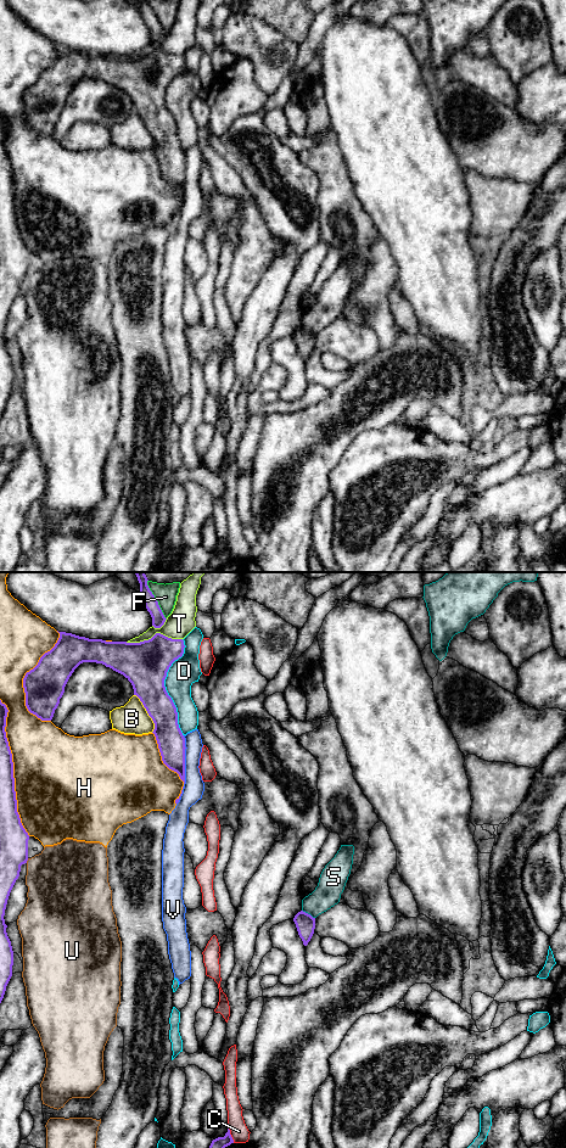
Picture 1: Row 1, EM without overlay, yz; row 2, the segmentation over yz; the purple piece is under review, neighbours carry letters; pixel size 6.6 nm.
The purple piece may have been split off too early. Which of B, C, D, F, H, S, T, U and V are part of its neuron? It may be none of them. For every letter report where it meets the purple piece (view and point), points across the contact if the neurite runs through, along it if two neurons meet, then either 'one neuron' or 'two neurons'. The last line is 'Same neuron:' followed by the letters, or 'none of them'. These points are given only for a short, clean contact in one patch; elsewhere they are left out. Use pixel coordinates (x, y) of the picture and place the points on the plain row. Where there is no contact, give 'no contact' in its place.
B: yz (147, 128) | two neurons
C: yz (229, 549) | two neurons
D: yz (164, 102) | two neurons
F: yz (157, 17) | two neurons
H: yz (12, 183) | two neurons
S: yz (307, 329) | along yz (302, 325), (314, 334) | two neurons
T: yz (155, 50) | two neurons
U: yz (27, 275) | two neurons
V: yz (184, 175) | two neurons
Same neuron: none of them

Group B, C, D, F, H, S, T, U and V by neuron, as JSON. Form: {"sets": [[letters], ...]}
{"sets": [["B"], ["C"], ["D"], ["F"], ["H", "T"], ["S"], ["U"], ["V"]]}

